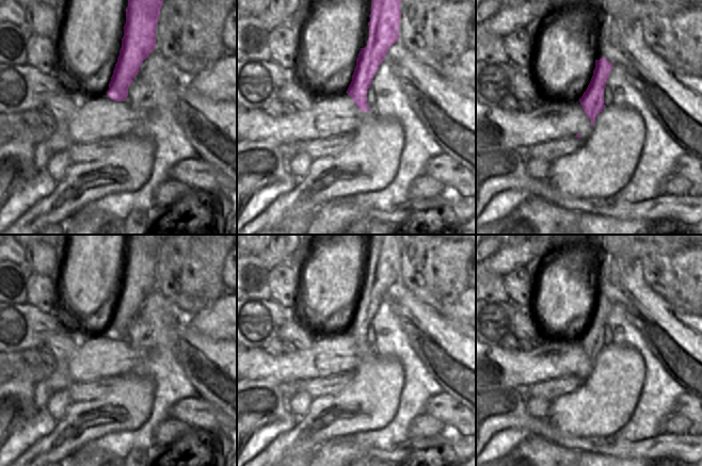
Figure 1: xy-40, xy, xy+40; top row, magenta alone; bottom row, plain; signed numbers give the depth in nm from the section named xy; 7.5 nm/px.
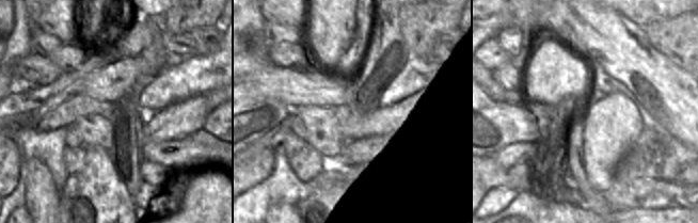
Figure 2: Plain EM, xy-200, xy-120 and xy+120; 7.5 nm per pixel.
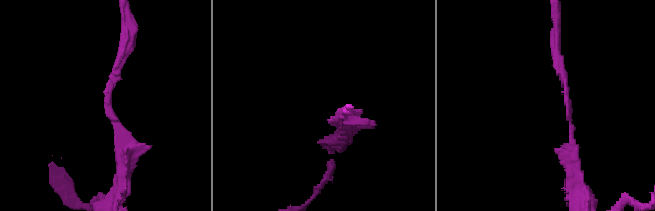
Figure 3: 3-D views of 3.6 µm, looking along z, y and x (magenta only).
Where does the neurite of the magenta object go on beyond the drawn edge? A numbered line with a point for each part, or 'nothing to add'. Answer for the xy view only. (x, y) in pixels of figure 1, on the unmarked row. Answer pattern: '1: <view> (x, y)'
nothing to add.

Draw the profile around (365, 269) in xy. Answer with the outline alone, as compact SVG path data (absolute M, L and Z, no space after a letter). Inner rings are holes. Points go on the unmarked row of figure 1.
M365 256L365 261L362 267L362 275L361 275L361 287L365 287L367 285L367 279L369 277L369 264L370 256Z

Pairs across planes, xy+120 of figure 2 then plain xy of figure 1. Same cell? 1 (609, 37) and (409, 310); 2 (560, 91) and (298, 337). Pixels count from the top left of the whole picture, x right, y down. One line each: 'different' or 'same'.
1: same
2: different

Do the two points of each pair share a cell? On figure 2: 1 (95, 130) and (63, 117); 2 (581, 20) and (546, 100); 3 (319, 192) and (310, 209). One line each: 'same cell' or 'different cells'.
1: different cells
2: different cells
3: same cell

